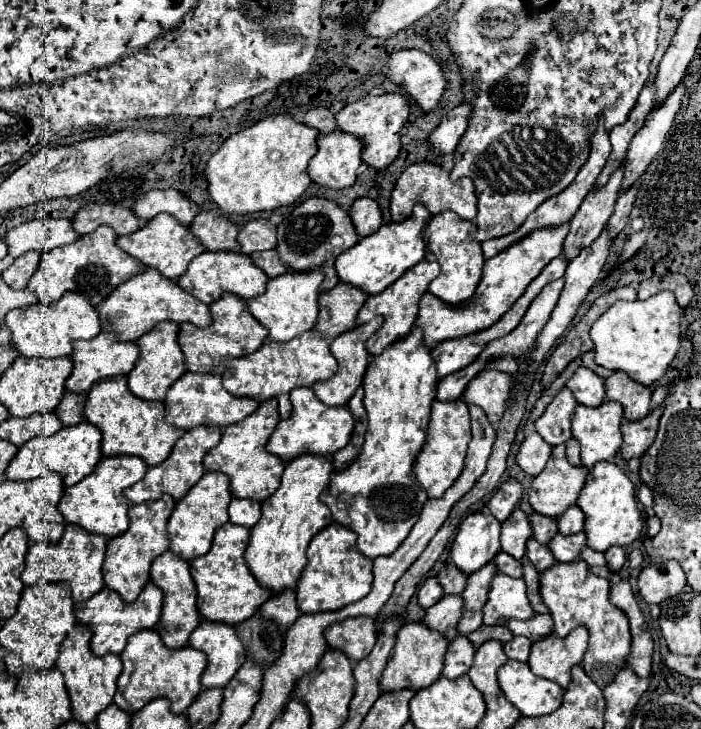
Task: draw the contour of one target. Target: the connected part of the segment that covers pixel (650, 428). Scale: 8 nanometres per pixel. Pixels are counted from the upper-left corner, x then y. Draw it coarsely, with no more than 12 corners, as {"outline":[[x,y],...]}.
{"outline":[[663,407],[639,421],[623,421],[619,455],[641,457],[657,435]]}

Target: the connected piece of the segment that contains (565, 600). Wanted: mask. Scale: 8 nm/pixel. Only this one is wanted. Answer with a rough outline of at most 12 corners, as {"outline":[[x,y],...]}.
{"outline":[[585,561],[539,577],[553,631],[589,629],[583,669],[609,685],[631,651],[629,621],[609,581]]}

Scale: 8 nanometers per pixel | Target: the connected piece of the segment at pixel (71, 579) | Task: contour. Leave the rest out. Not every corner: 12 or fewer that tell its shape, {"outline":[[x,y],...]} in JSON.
{"outline":[[65,525],[35,543],[23,583],[71,587],[73,603],[103,589],[107,539]]}

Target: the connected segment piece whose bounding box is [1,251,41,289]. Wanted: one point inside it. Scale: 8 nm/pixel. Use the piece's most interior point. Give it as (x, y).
(17, 275)

